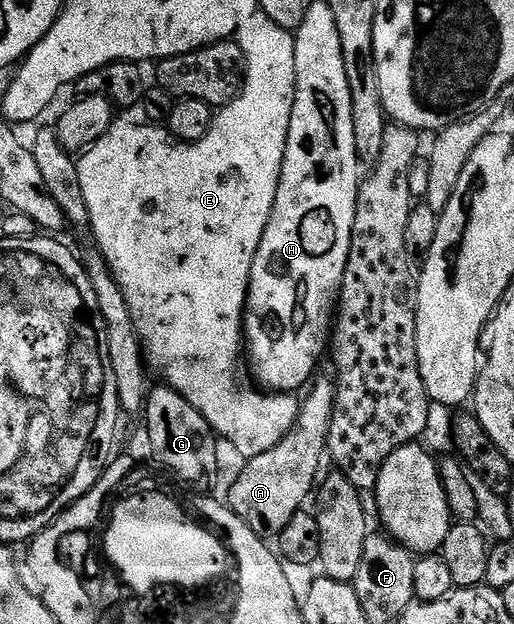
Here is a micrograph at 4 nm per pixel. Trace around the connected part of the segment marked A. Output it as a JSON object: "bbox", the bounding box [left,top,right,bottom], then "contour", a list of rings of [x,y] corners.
{"bbox":[225,377,335,540],"contour":[[[316,377],[308,390],[306,398],[300,401],[298,418],[287,436],[271,450],[266,450],[265,453],[260,453],[257,457],[246,461],[243,464],[244,468],[239,472],[239,477],[232,482],[231,489],[228,490],[227,496],[225,495],[225,502],[237,514],[237,518],[241,518],[241,522],[245,522],[245,526],[249,526],[249,530],[253,530],[253,534],[271,540],[278,539],[281,530],[289,524],[289,519],[295,512],[302,509],[304,505],[302,503],[310,490],[311,494],[314,489],[317,470],[326,455],[329,422],[332,418],[332,406],[335,401],[334,381],[330,377]]]}

